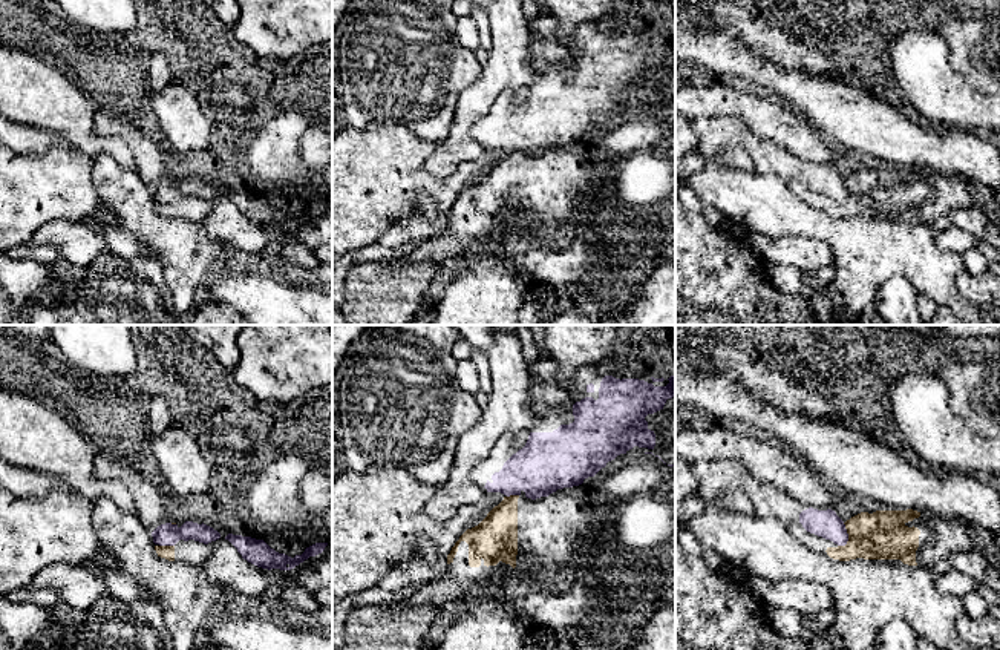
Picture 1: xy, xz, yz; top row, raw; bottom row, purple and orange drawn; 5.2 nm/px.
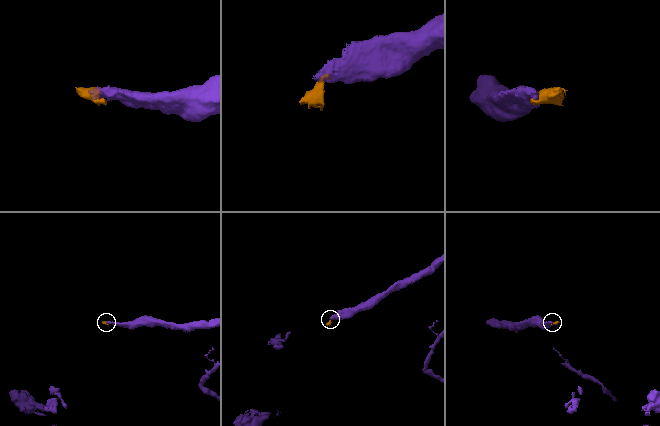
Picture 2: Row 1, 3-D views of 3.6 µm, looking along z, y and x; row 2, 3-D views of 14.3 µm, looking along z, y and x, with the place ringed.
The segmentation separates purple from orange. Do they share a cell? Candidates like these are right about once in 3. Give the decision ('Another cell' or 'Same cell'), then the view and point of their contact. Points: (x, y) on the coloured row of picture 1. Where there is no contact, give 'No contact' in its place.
Another cell. Touches purple at yz (847, 537)

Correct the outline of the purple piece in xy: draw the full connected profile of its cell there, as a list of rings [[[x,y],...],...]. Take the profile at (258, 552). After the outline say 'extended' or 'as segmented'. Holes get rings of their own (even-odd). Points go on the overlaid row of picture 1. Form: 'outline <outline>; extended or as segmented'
outline [[[228,533],[225,540],[228,540],[237,549],[243,560],[268,570],[291,570],[309,556],[322,553],[328,546],[328,543],[315,543],[306,547],[302,555],[296,555],[294,558],[291,558],[285,553],[276,552],[263,540],[233,533]]]; as segmented

